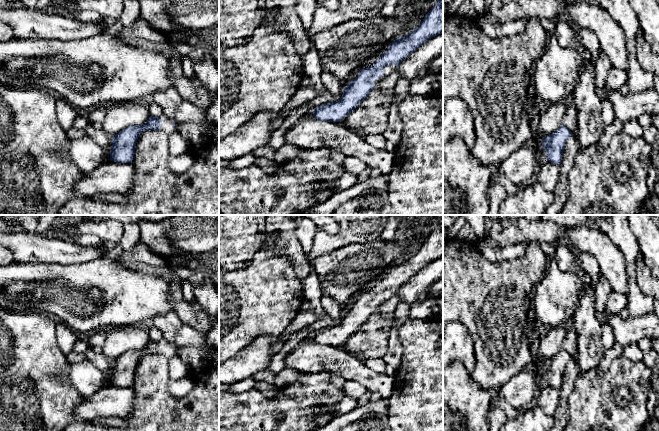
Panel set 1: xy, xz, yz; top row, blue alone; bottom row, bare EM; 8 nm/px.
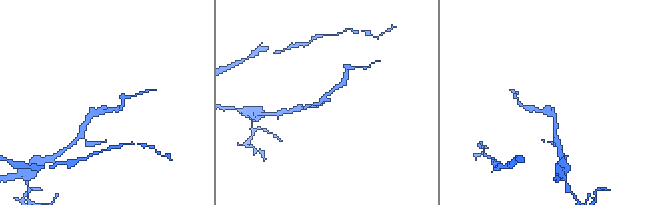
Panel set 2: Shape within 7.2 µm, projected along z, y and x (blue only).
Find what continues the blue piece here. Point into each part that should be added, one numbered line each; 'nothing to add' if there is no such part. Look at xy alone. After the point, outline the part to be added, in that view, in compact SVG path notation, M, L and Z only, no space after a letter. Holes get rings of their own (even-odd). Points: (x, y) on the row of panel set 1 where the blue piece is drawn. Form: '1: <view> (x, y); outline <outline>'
1: xy (166, 127); outline M162 115L159 117L162 121L162 125L159 127L159 132L166 133L168 135L172 134L173 132L176 131L176 126L173 127L172 124L174 123L175 125L177 124L174 119L169 118L166 115Z

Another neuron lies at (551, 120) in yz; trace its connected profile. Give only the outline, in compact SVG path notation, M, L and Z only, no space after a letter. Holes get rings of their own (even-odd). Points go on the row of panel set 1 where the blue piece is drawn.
M563 102L552 103L546 112L541 115L539 129L536 136L532 136L524 145L524 148L536 150L542 145L543 139L556 131L563 121L567 105Z

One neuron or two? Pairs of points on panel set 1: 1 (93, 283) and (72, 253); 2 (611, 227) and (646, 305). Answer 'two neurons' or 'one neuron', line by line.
1: two neurons
2: one neuron

